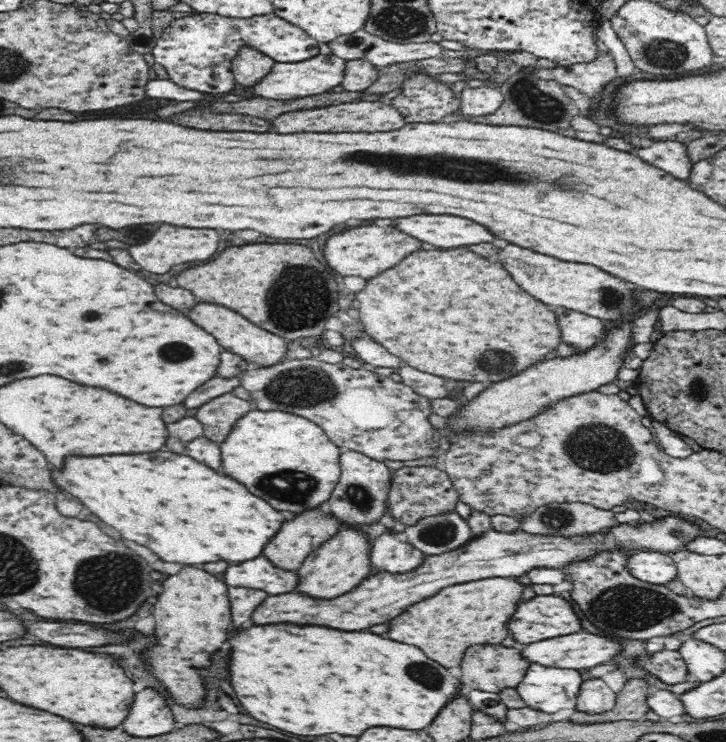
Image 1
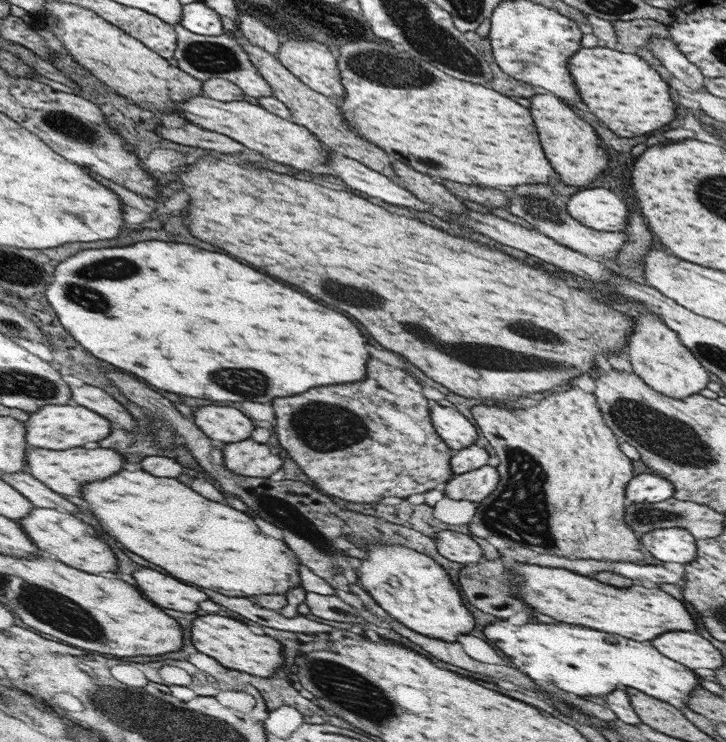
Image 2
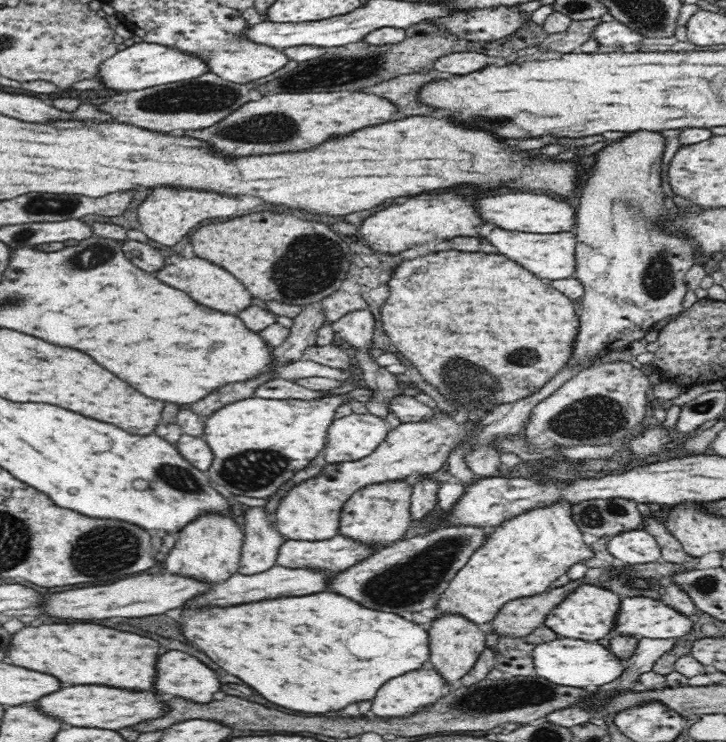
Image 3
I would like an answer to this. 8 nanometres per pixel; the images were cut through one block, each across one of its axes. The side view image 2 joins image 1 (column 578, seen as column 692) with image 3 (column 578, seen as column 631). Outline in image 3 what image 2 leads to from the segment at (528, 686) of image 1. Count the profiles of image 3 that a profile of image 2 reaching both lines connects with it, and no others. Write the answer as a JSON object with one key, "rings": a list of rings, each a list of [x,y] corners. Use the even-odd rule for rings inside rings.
{"rings":[[[559,637],[542,644],[537,644],[533,650],[532,660],[535,666],[534,674],[551,683],[587,689],[595,688],[616,680],[626,669],[626,663],[614,657],[604,641],[587,641]]]}

